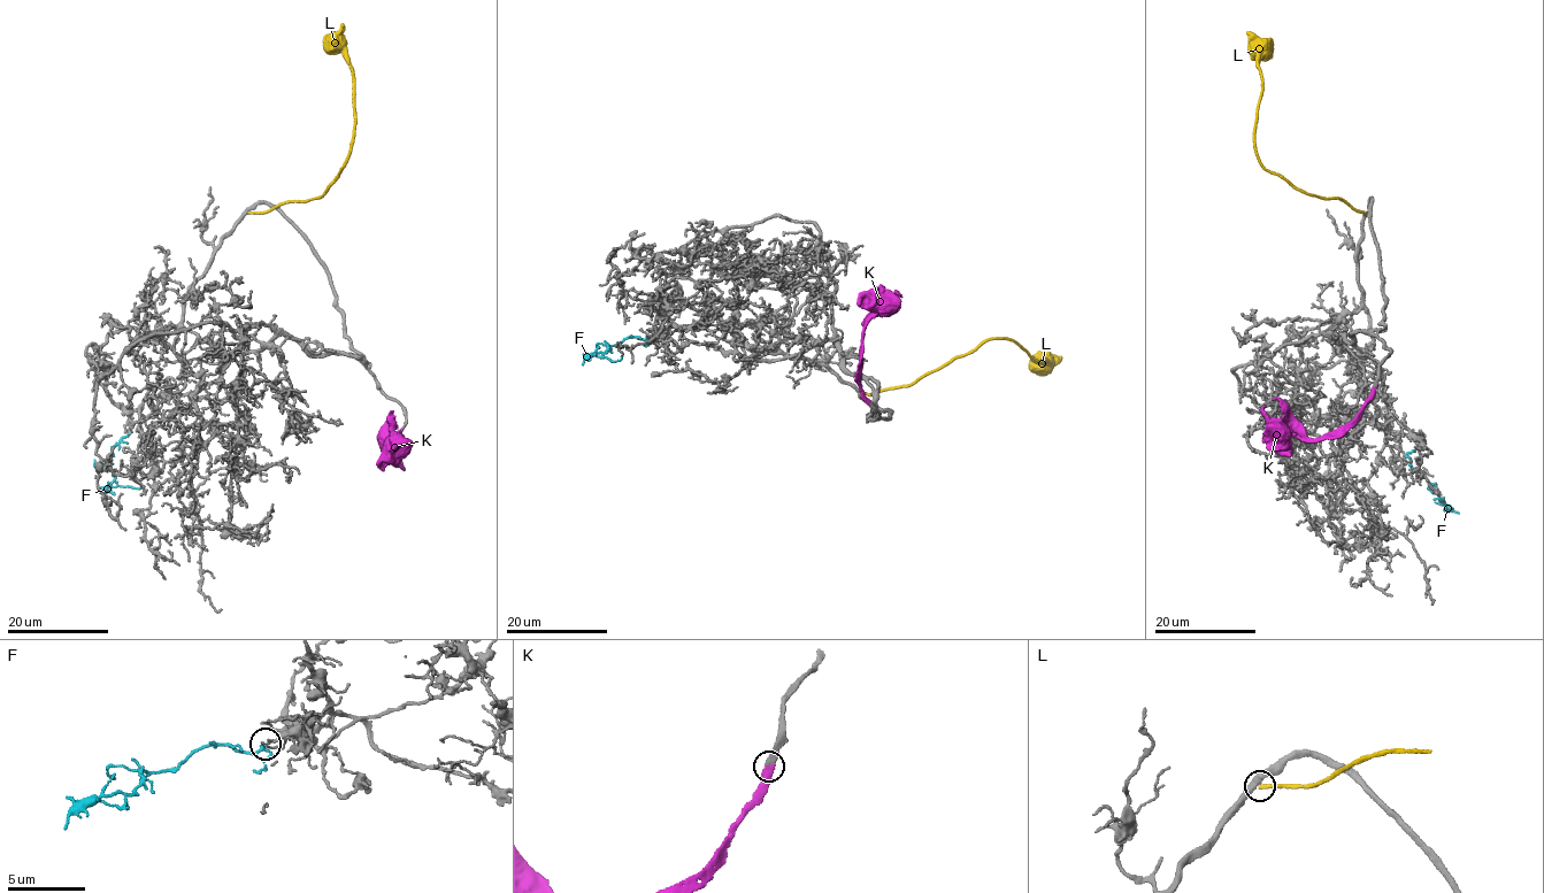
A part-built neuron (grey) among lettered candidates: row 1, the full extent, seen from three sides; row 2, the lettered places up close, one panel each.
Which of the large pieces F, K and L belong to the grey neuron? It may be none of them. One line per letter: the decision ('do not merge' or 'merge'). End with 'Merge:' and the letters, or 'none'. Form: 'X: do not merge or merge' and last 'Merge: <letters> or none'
F: merge
K: merge
L: do not merge
Merge: F, K

